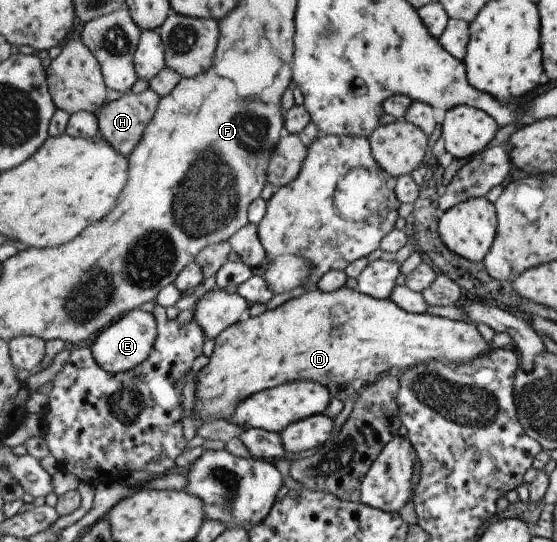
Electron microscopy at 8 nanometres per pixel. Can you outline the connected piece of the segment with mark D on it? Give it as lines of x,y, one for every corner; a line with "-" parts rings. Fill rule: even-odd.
346,286
339,287
339,289
335,289
335,291
331,292
323,292
318,289
311,292
303,292
299,297
289,299
282,305
279,305
279,307
271,309
271,311
267,309
257,317
249,317
245,319
245,321
239,321
239,323
229,325
229,327
227,327
214,341
215,346
213,347
213,352
209,355
207,365
205,365
205,369
199,373
199,379
196,381
196,404
193,413
195,413
195,424
197,427
203,425
203,423
207,423
207,421
231,417
231,413
235,411
235,407
237,407
239,401
243,401
243,399
250,397
253,393
259,393
259,391
264,391
288,382
308,380
315,381
319,384
329,383
330,381
337,384
349,384
357,377
362,380
364,384
367,384
377,381
383,373
396,373
398,371
403,371
403,369
411,369
411,367
415,367
415,365
425,365
425,363
429,363
429,361
447,361
447,363
453,363
453,365
463,365
465,361
471,361
473,357
479,357
479,355
491,351
491,345
483,340
481,335
477,332
476,325
472,323
467,324
463,321
451,321
443,317
429,315
426,312
408,313
400,309
388,298
376,299
369,295
348,289

